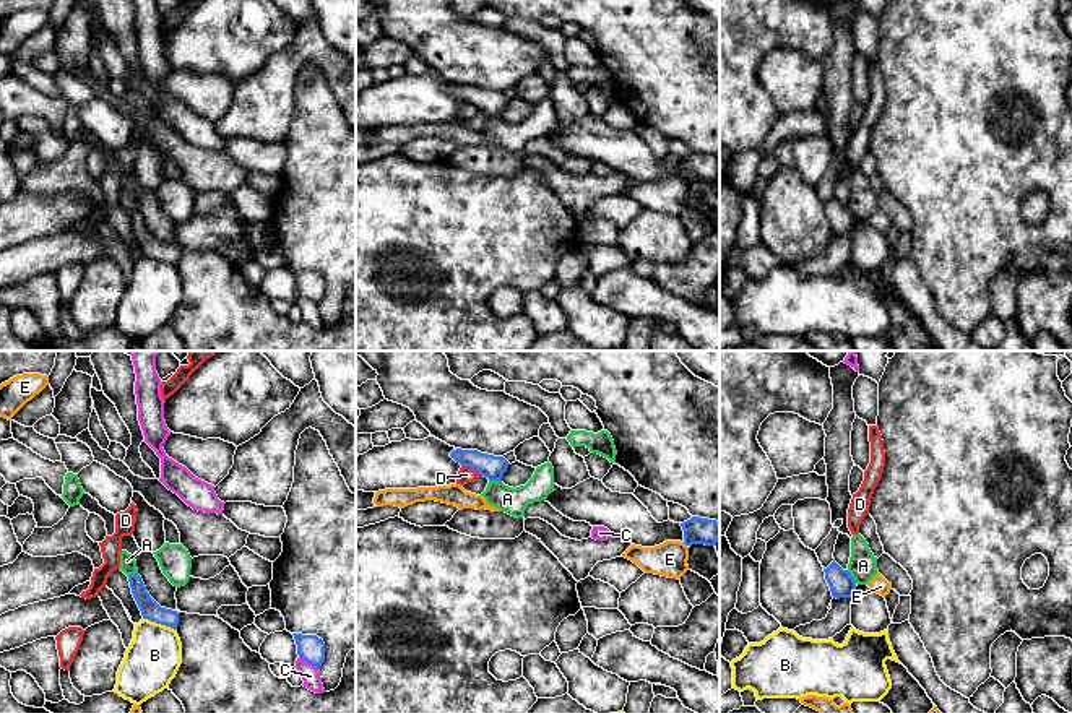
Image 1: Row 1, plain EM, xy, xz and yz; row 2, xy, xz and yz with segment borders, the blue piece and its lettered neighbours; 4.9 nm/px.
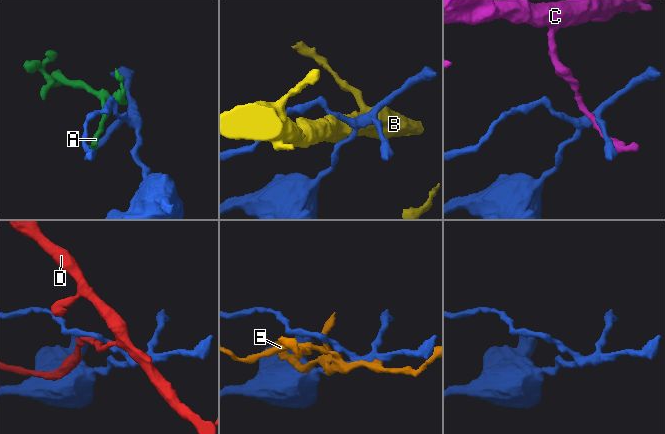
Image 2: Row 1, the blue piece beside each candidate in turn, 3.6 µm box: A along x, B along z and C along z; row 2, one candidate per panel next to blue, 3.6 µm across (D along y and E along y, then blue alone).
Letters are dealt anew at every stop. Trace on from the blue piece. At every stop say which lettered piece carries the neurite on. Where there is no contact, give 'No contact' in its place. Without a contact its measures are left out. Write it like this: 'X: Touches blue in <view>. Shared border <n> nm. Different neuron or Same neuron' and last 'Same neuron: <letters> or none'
A: Touches blue in xz. Shared border 70 nm. Different neuron
B: Touches blue in xy. Shared border 180 nm. Different neuron
C: Touches blue in xy. Shared border 120 nm. Different neuron
D: Touches blue in xz. Shared border 120 nm. Different neuron
E: No contact. Different neuron
Same neuron: none

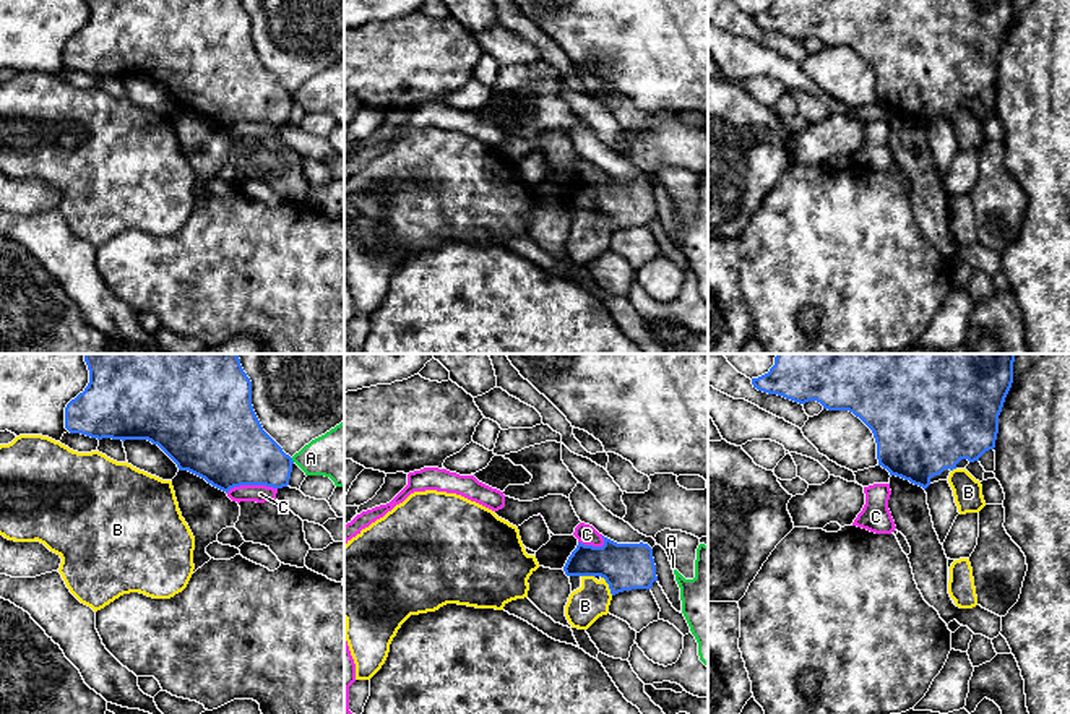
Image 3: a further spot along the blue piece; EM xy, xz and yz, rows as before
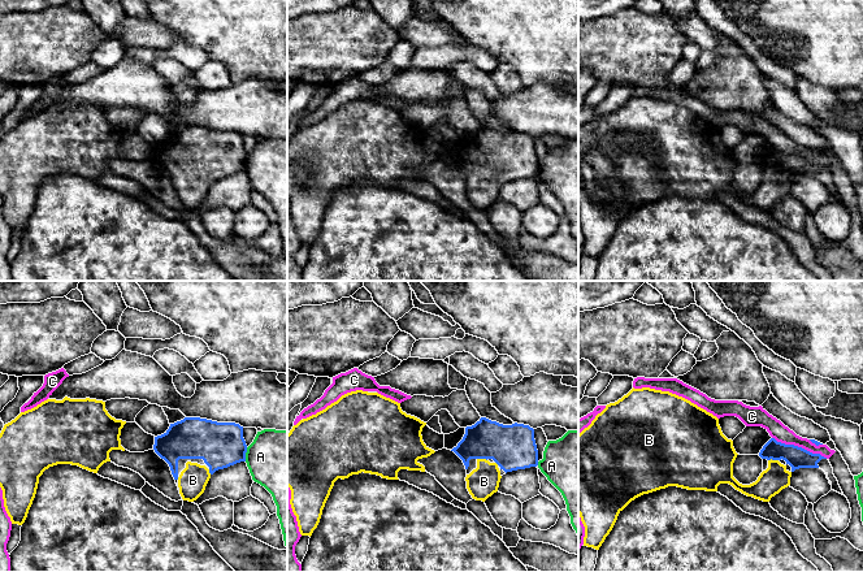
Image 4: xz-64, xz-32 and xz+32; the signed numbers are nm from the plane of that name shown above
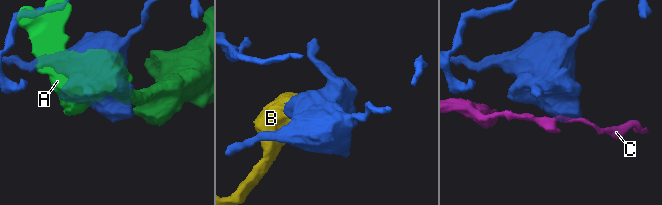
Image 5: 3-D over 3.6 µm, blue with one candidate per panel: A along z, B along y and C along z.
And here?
A: Touches blue in xy. Shared border 30 nm. Different neuron
B: Touches blue in xz. Shared border 110 nm. Same neuron
C: Touches blue in xy. Shared border 260 nm. Different neuron
Same neuron: B

